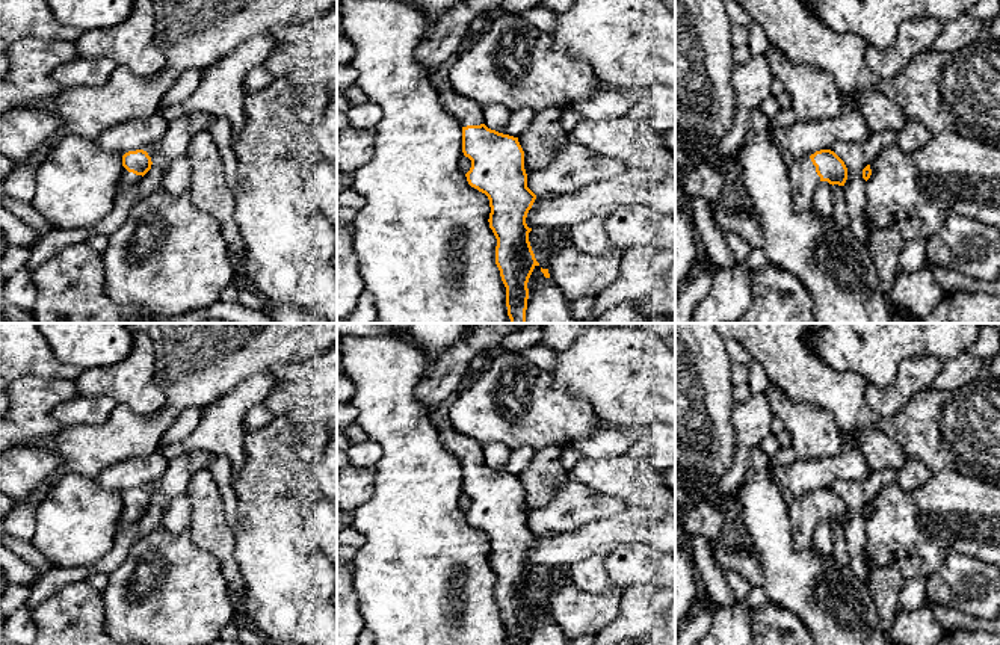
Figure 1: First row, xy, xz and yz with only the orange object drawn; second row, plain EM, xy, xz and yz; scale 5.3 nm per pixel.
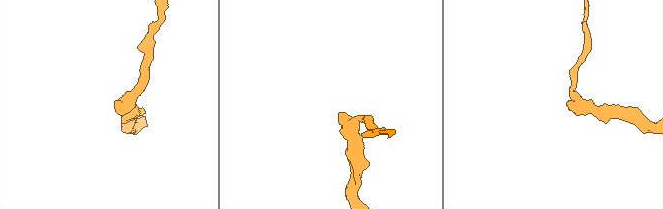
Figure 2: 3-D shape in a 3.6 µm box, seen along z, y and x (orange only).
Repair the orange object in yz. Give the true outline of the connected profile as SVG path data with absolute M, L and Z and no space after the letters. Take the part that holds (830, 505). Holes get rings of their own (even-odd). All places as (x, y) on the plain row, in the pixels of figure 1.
M820 488L808 495L795 497L789 503L792 538L795 548L802 553L814 542L814 532L820 520L844 524L847 506L831 488Z

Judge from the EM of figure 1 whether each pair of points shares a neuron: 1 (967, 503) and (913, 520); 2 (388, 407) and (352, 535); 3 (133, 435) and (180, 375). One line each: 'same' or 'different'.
1: same
2: different
3: same

